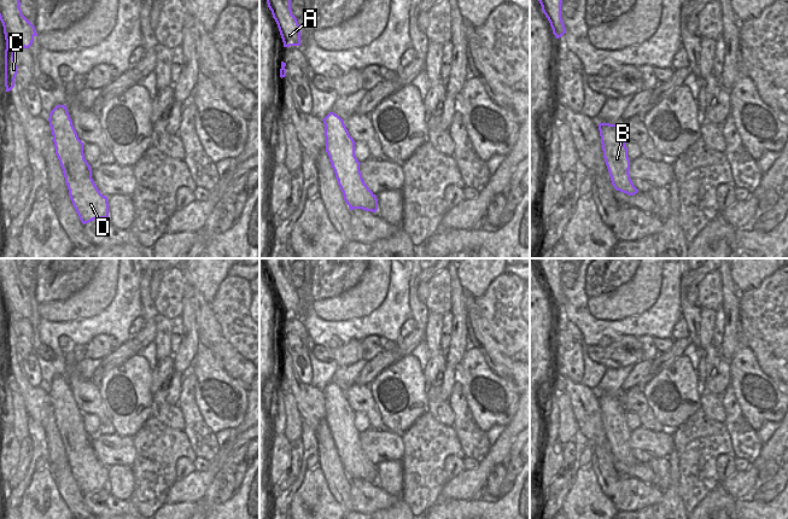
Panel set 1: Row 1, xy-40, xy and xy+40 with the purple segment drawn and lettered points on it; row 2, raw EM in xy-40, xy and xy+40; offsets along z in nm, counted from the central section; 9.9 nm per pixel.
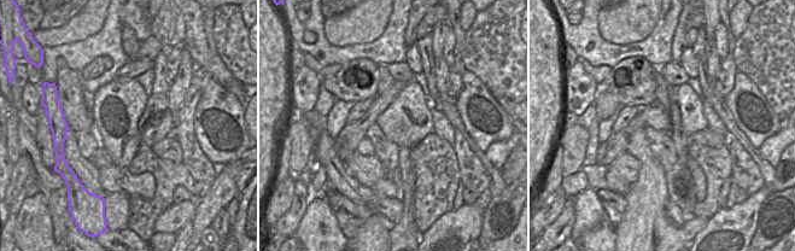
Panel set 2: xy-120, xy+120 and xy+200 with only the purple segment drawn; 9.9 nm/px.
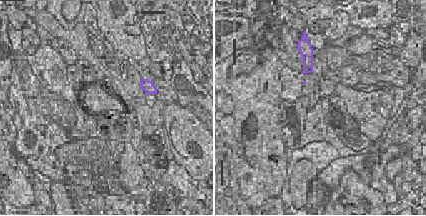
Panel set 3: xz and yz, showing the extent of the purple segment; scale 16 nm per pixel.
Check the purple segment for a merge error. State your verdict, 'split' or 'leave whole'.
split

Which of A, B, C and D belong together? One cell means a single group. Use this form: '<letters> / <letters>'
A B D / C

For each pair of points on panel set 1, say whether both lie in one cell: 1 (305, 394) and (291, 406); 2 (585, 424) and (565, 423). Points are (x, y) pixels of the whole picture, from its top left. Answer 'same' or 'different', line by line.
1: different
2: different

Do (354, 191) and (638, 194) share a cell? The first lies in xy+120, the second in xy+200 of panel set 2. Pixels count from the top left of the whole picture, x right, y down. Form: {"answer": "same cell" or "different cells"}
{"answer": "different cells"}

